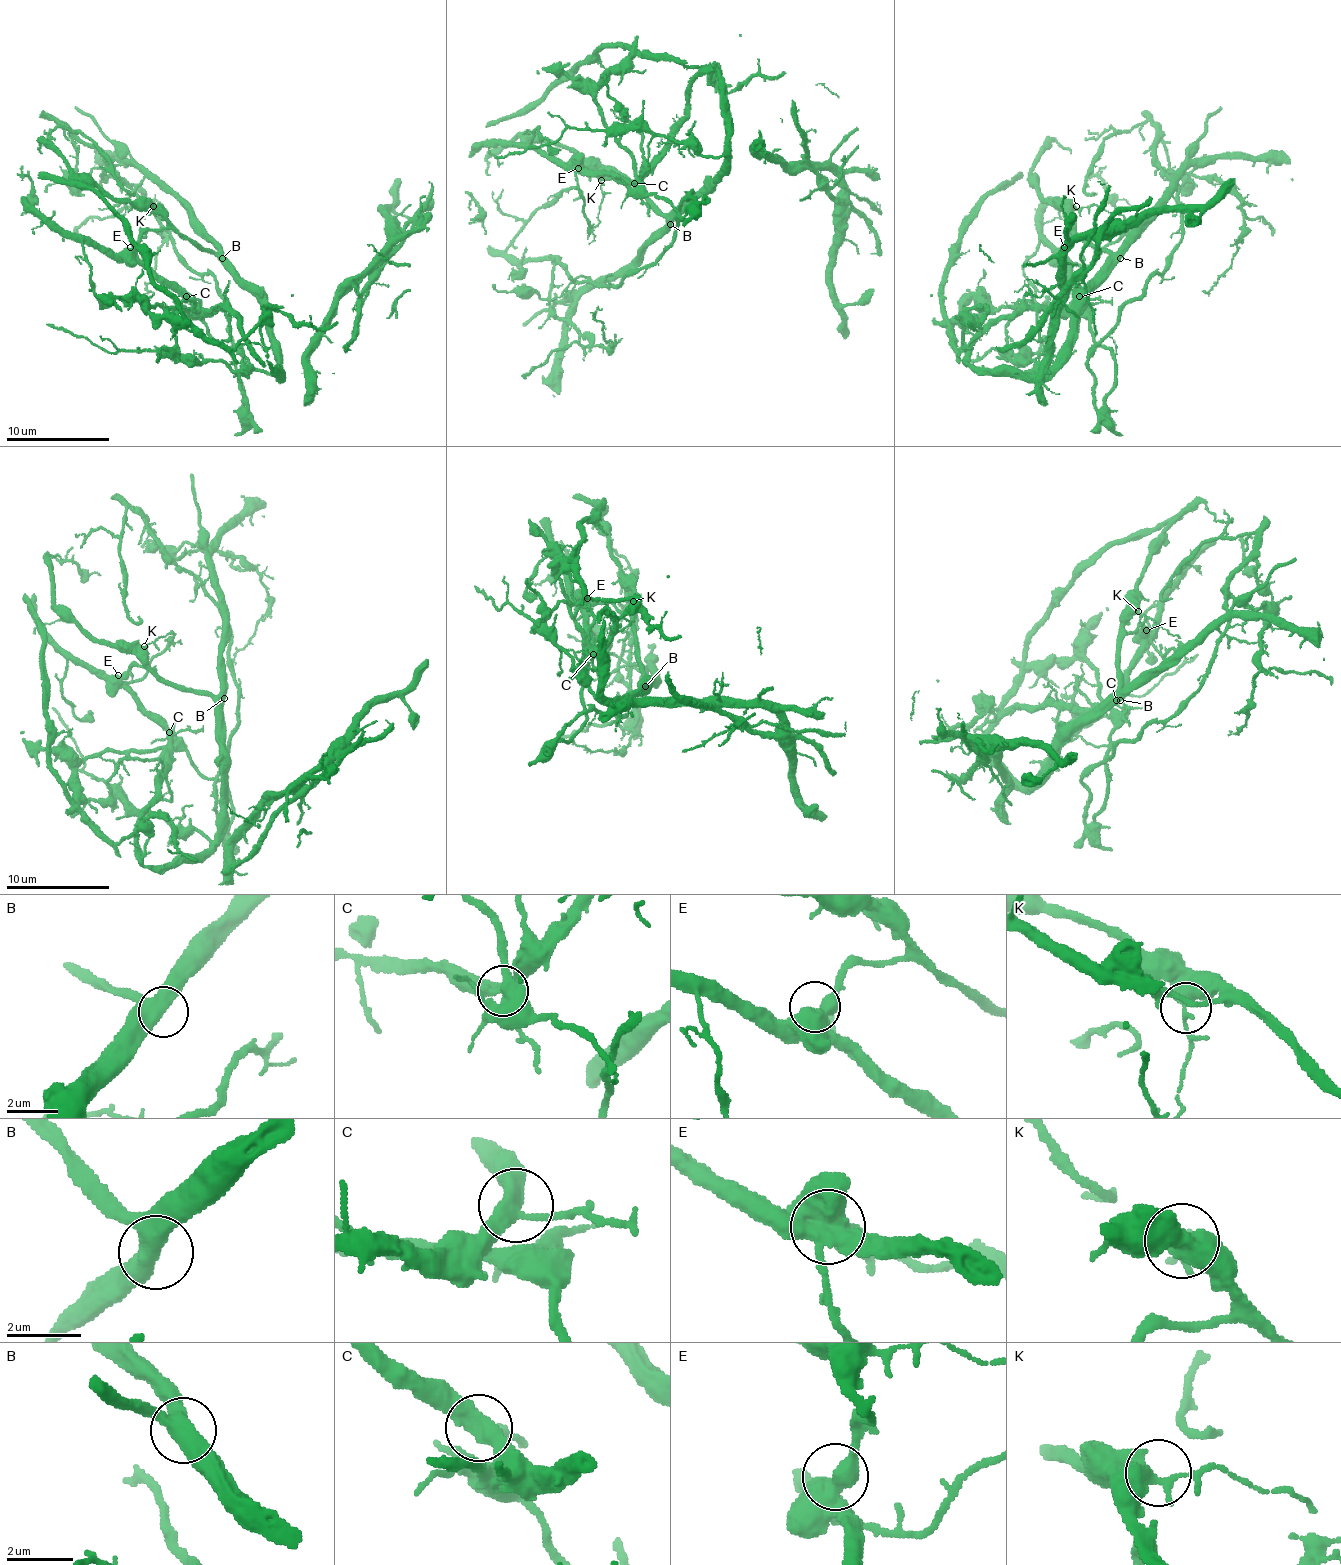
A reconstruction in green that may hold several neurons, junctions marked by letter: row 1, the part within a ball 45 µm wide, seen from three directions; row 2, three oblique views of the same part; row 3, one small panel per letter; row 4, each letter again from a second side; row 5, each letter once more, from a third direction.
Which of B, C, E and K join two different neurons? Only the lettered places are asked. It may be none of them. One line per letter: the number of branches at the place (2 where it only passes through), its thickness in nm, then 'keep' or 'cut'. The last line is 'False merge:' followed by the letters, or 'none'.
B: branches 3; calibre 460 nm; keep
C: branches 3; calibre 400 nm; keep
E: branches 2; calibre 600 nm; keep
K: branches 2; calibre 480 nm; keep
False merge: none

